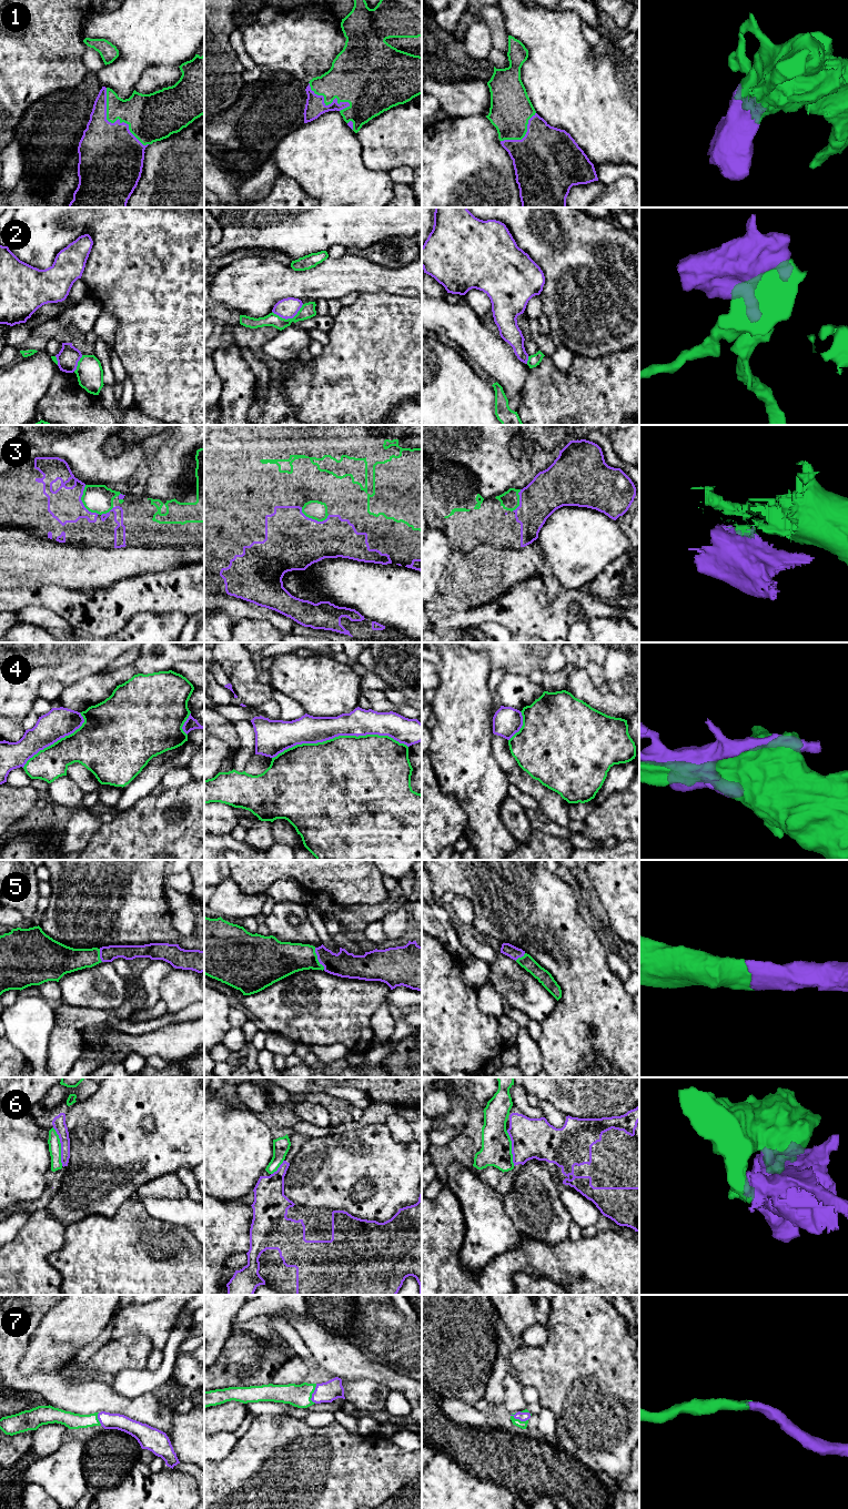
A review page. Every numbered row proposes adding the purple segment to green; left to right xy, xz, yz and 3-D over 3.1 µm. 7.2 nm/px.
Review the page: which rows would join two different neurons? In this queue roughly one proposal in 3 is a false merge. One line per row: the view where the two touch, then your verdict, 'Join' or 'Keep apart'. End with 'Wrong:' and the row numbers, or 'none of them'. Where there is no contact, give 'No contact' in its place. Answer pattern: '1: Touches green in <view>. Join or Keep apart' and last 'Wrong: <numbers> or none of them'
1: Touches green in xy. Join
2: Touches green in xz. Keep apart
3: Touches green in xy. Join
4: Touches green in xz. Keep apart
5: Touches green in xz. Join
6: Touches green in xy. Keep apart
7: Touches green in yz. Join
Wrong: 2, 4, 6

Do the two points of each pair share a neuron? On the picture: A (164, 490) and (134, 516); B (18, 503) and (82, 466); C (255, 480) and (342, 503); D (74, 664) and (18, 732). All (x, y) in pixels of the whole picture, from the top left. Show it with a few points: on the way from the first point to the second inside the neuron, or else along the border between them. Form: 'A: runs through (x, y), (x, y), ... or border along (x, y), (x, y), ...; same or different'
A: border along (179, 488), (170, 499), (152, 499), (143, 494); different
B: border along (50, 457), (62, 458), (76, 477), (96, 484); different
C: runs through (276, 502), (321, 503); same
D: border along (11, 720), (20, 725); different

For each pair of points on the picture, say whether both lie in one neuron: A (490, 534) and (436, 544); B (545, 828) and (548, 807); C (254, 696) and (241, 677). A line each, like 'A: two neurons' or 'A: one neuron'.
A: two neurons
B: two neurons
C: one neuron

